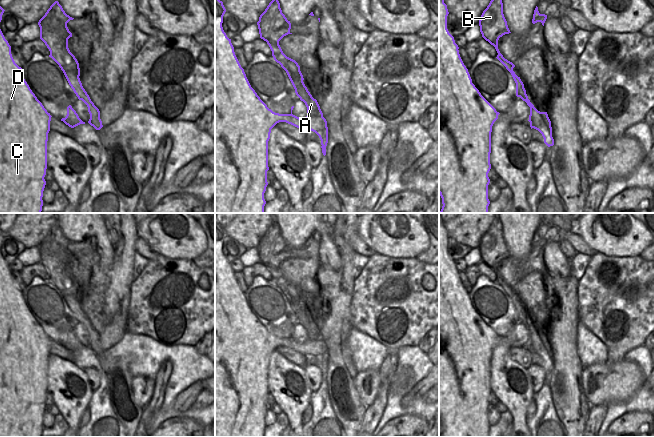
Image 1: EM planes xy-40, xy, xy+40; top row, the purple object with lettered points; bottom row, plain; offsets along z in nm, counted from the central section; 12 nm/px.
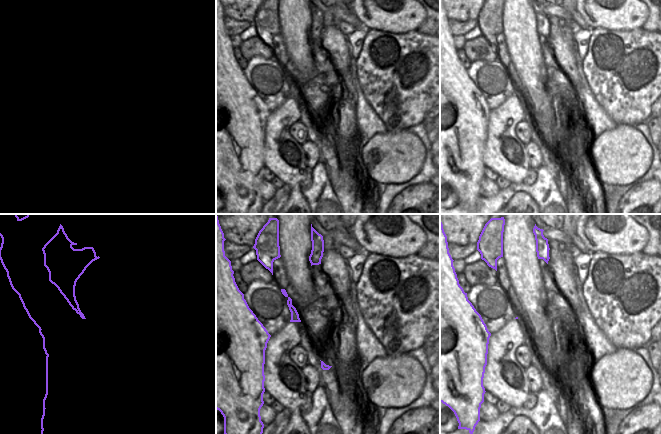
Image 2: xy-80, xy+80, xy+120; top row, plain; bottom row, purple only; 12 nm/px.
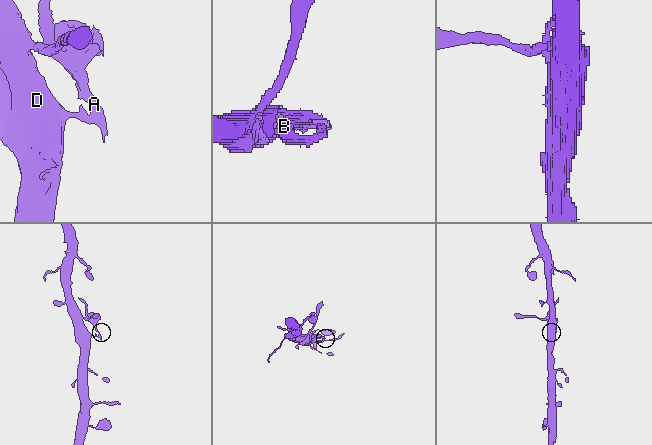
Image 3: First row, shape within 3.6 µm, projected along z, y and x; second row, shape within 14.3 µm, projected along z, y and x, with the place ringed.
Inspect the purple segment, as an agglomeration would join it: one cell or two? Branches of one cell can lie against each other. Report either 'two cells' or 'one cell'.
one cell

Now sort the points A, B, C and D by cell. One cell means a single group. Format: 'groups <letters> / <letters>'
groups A B C D

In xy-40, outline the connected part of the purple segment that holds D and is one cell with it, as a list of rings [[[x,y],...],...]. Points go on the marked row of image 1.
[[[0,29],[0,213],[41,213],[51,117],[25,81]]]

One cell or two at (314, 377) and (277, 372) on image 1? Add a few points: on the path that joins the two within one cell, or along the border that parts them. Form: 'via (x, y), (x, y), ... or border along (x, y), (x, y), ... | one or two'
border along (303, 368), (307, 383), (312, 391) | two

